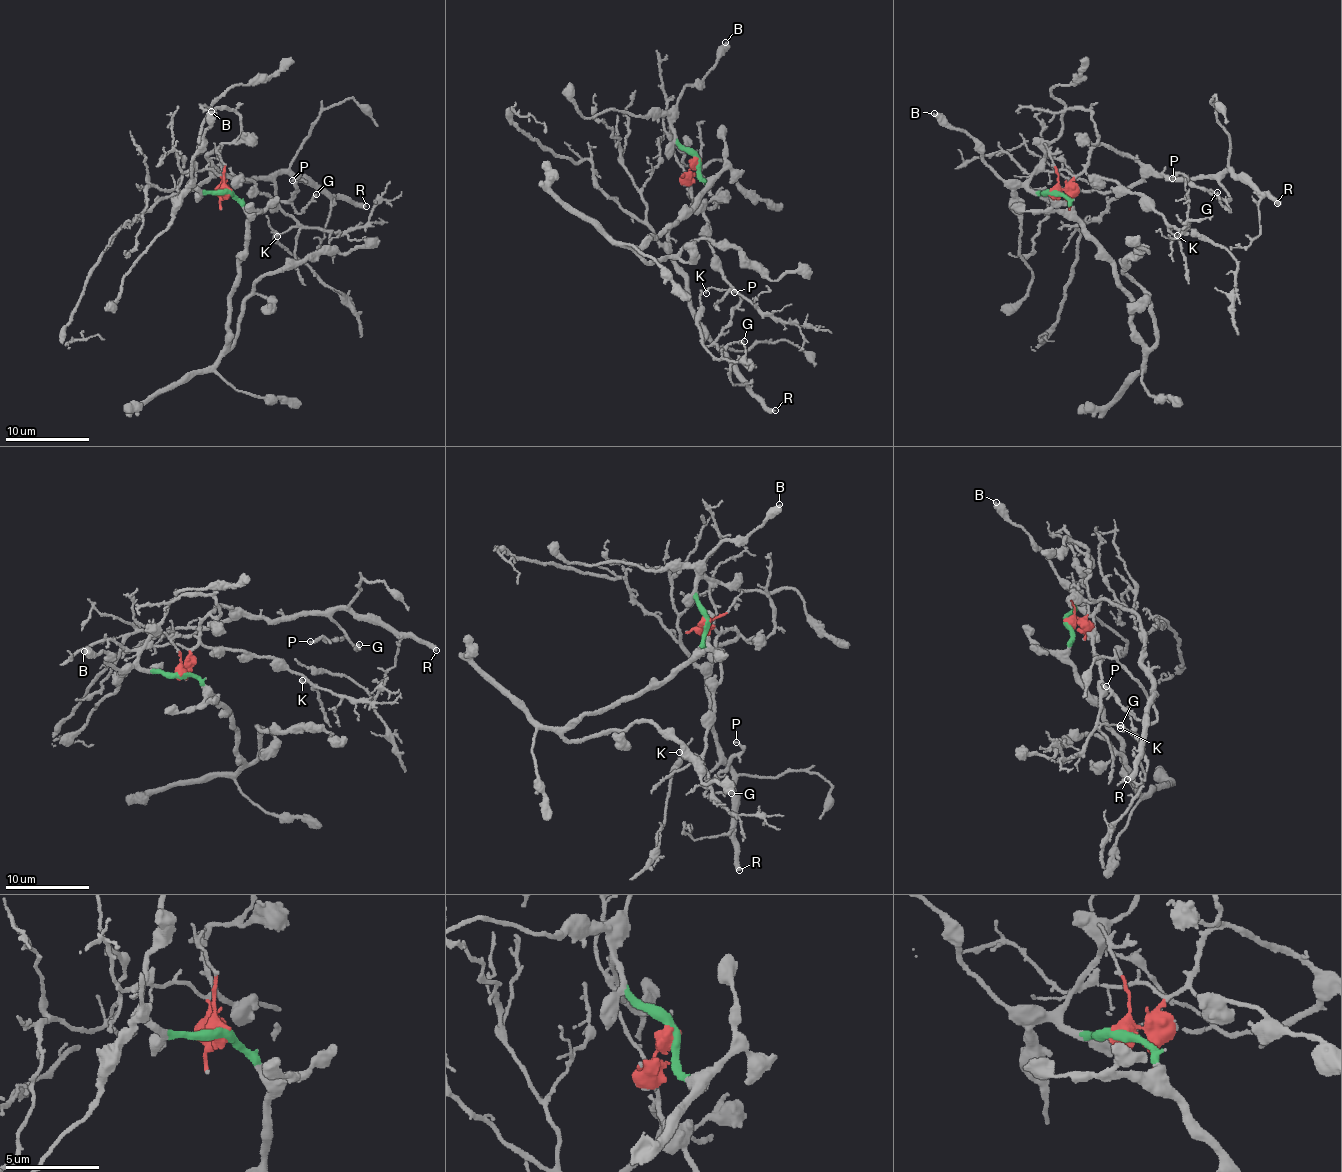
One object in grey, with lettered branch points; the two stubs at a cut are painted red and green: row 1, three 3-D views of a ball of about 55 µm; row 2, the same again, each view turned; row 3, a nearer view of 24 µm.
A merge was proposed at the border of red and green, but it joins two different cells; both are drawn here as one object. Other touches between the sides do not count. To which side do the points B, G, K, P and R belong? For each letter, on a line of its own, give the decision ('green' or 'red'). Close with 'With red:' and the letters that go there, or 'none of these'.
B: green
G: red
K: red
P: red
R: red
With red: G, K, P, R

